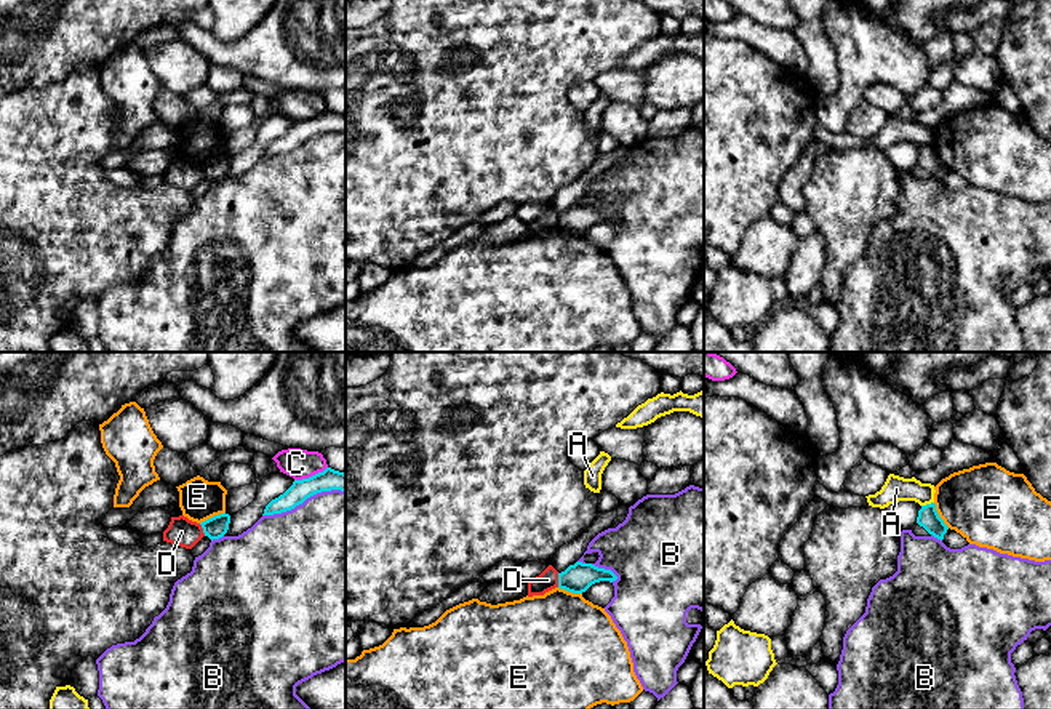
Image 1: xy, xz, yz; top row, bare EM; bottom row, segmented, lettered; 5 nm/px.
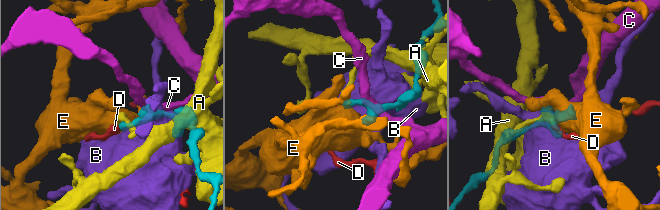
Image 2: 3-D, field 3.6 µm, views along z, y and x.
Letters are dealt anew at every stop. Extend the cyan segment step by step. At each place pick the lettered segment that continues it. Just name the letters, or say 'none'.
none

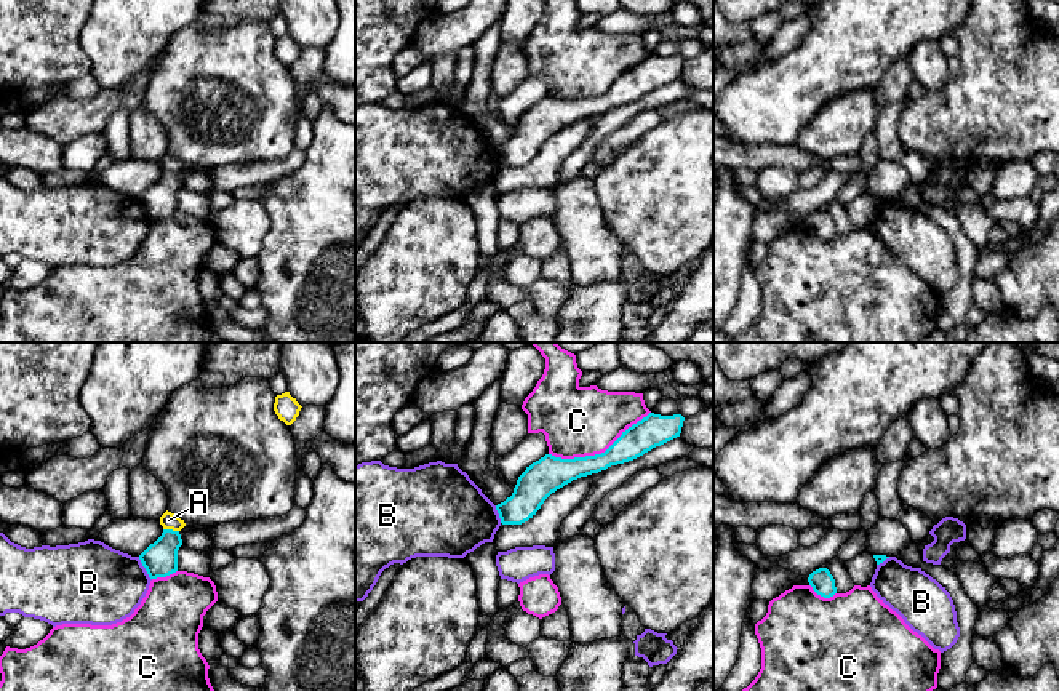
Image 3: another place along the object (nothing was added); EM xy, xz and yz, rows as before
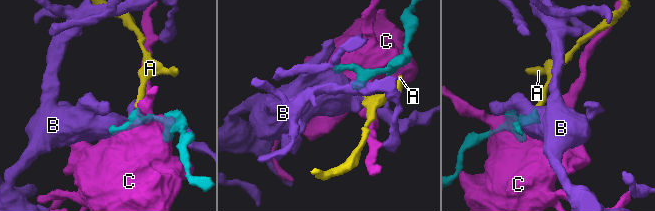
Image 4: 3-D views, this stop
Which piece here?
A

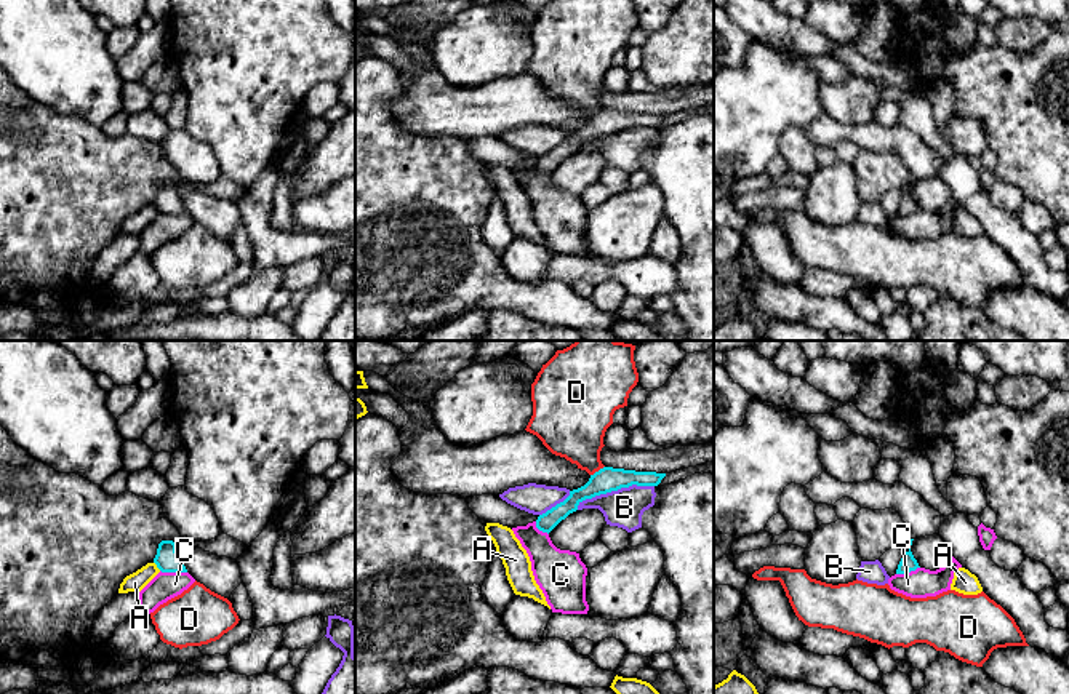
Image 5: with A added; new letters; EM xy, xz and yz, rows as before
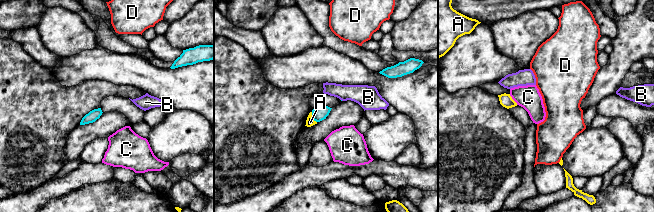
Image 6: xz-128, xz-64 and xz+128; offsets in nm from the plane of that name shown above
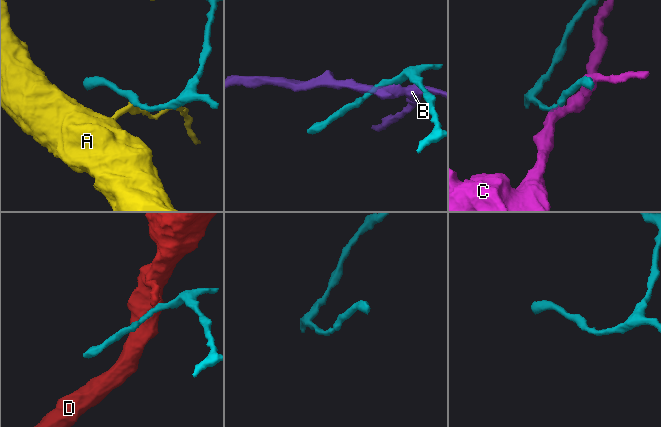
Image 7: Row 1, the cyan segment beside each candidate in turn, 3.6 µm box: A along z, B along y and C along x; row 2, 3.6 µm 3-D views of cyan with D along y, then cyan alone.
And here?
none

